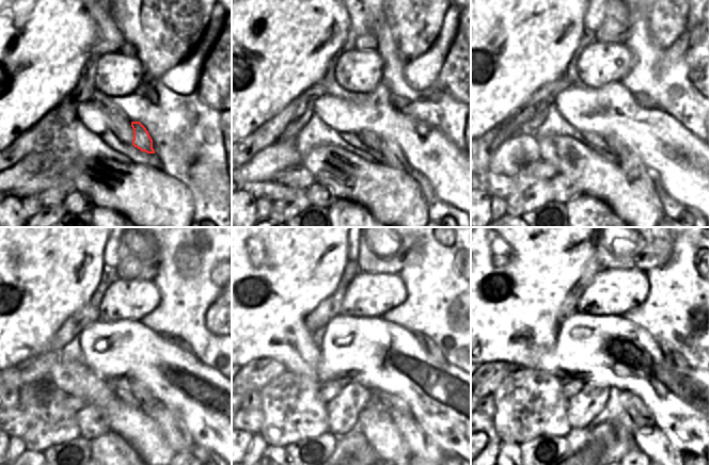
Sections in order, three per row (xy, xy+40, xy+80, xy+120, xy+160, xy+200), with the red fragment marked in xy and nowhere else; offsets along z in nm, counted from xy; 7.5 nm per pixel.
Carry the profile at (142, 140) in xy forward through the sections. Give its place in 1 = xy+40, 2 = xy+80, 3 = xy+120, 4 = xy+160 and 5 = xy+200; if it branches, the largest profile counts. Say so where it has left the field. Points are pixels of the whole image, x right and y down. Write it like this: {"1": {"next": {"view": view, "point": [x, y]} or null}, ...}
{"1": {"next": {"view": "xy+40", "point": [391, 160]}}, "2": {"next": {"view": "xy+80", "point": [633, 167]}}, "3": {"next": {"view": "xy+120", "point": [172, 428]}}, "4": {"next": {"view": "xy+160", "point": [419, 444]}}, "5": {"next": {"view": "xy+200", "point": [651, 441]}}}

